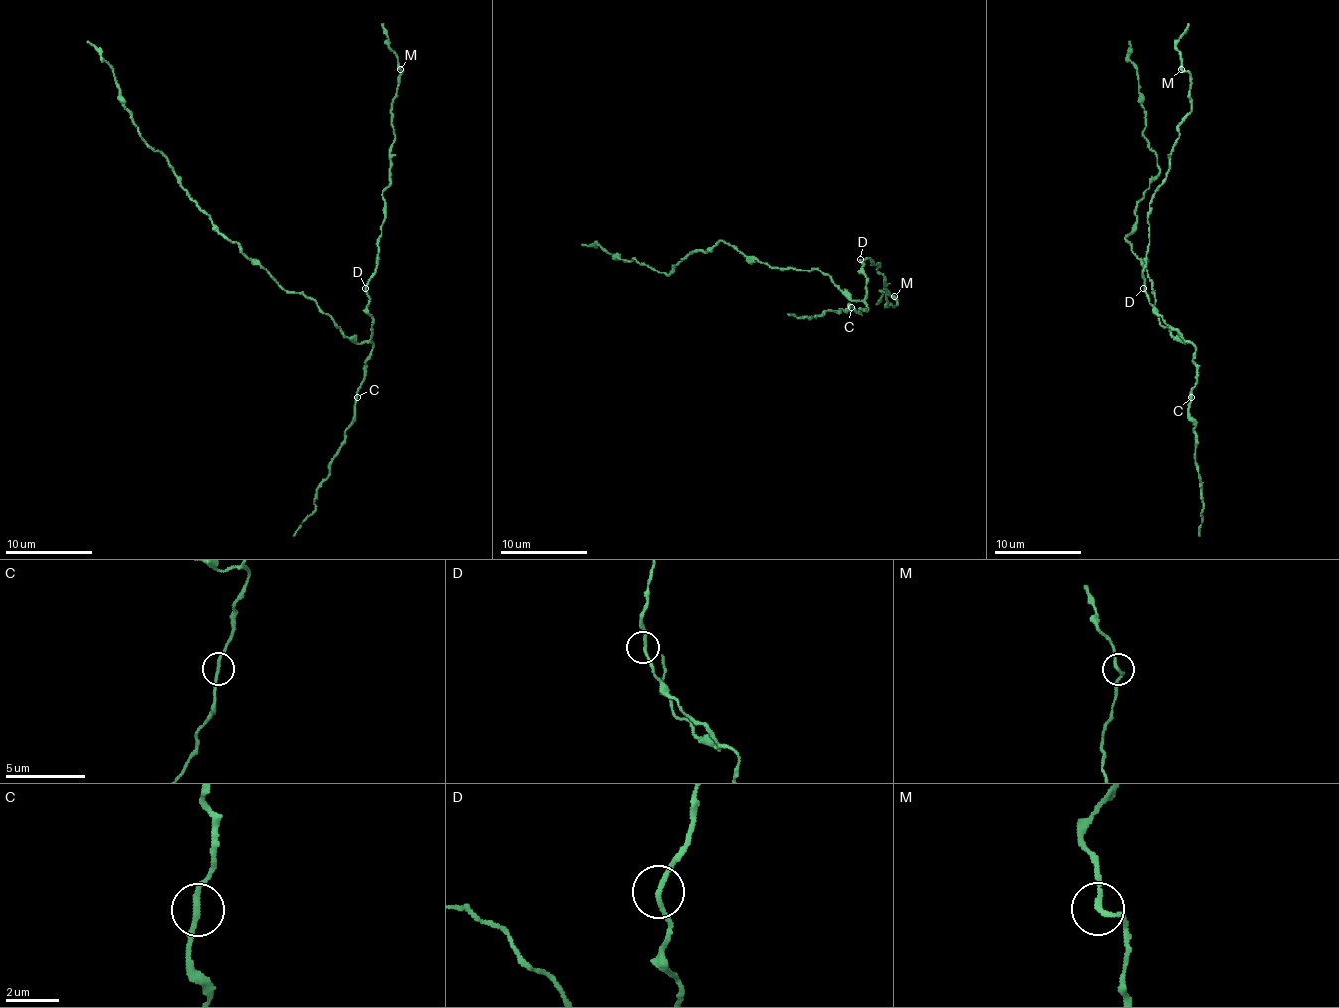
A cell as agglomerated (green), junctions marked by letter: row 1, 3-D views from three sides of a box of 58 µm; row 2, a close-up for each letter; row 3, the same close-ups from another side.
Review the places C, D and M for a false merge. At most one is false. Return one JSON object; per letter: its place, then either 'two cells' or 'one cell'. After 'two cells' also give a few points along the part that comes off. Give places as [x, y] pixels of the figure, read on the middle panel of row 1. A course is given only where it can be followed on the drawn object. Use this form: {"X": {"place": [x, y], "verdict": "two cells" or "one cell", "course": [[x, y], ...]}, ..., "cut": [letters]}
{"C": {"place": [851, 307], "verdict": "one cell"}, "D": {"place": [860, 259], "verdict": "one cell"}, "M": {"place": [894, 296], "verdict": "one cell"}, "cut": []}

